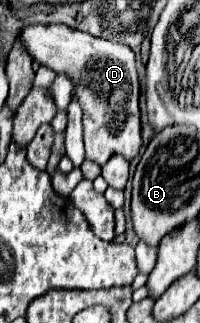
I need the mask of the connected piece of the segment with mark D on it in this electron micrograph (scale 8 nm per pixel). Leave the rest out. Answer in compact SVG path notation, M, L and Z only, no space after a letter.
M63 24L27 26L21 30L21 40L39 64L55 70L57 74L67 74L73 80L75 94L83 106L83 142L87 160L101 166L113 154L133 160L143 142L139 120L139 76L133 50L125 44L71 30Z

